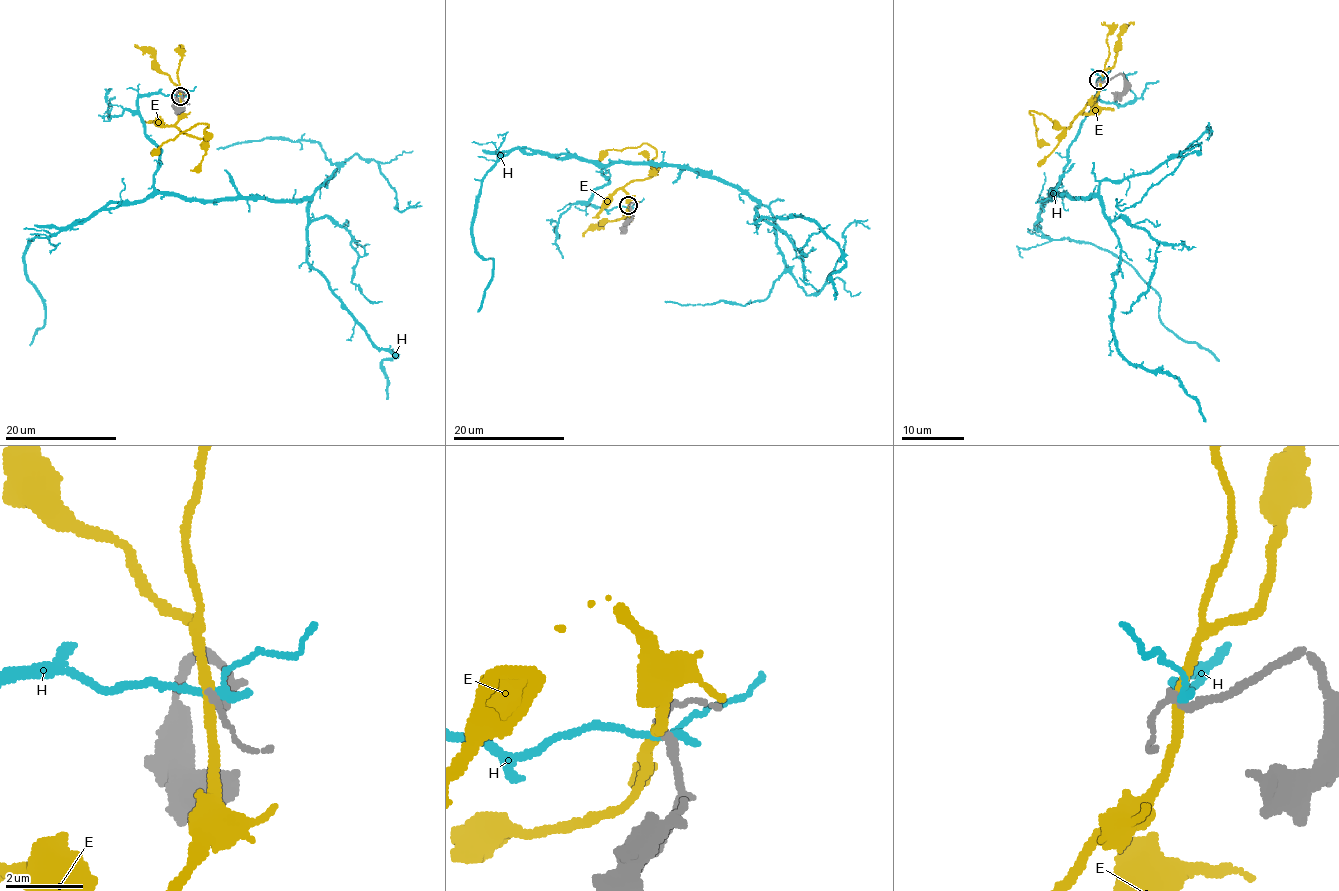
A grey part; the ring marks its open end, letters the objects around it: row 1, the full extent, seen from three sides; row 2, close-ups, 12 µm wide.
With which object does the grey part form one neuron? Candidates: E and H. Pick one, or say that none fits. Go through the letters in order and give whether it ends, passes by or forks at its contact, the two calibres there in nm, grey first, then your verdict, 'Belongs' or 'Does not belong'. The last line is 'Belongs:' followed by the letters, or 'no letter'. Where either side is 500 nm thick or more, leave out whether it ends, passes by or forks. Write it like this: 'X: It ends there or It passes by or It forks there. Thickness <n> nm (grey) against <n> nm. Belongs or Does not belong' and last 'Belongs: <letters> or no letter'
E: It passes by. Thickness 190 nm (grey) against 260 nm. Does not belong
H: It passes by. Thickness 190 nm (grey) against 200 nm. Does not belong
Belongs: no letter

